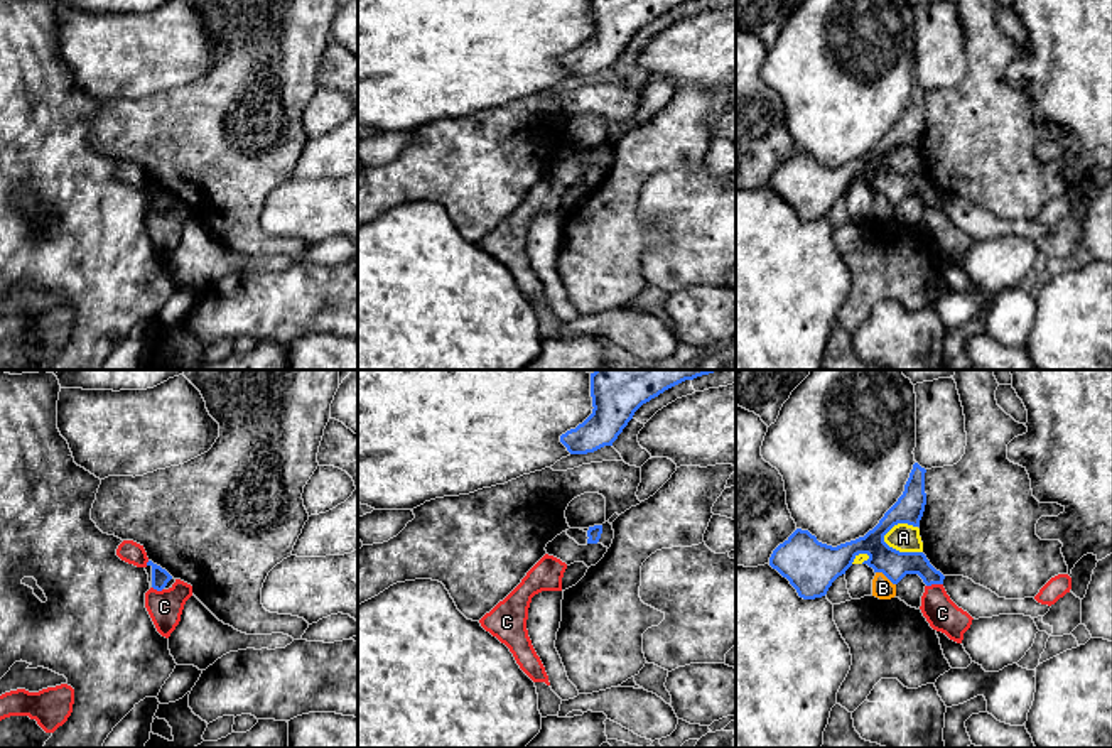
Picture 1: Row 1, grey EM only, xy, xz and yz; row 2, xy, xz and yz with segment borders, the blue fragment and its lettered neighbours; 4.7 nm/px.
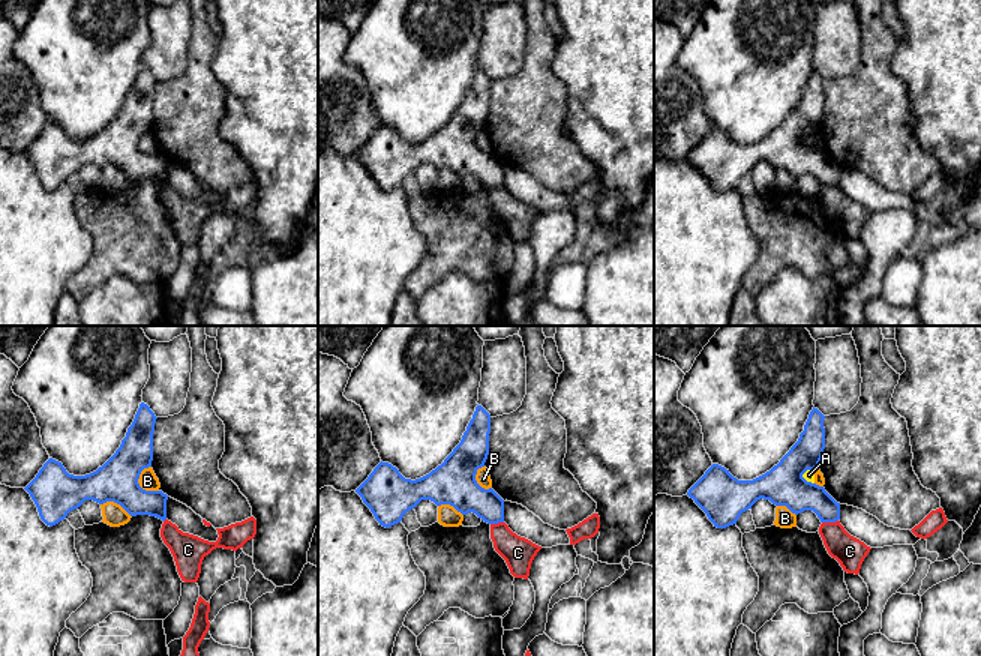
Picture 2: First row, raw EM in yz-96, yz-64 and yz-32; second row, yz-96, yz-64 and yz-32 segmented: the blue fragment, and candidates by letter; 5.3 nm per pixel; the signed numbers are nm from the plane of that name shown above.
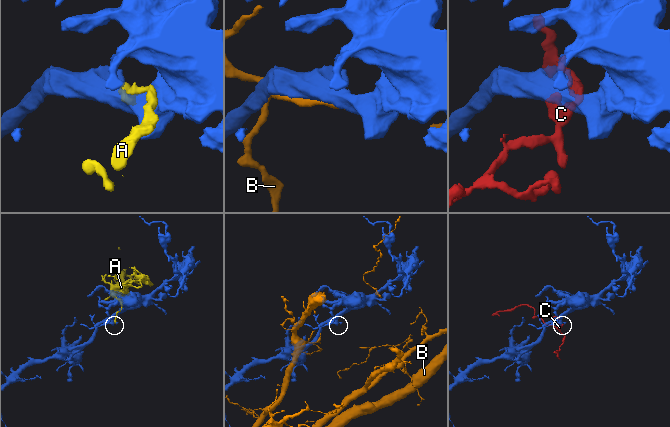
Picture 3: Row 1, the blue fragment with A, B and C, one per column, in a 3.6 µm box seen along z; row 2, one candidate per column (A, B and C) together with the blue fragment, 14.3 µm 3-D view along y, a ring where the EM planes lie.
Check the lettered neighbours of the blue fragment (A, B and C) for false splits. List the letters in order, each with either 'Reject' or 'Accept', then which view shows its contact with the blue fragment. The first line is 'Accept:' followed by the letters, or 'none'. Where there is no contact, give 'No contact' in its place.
Accept: none
A: Reject. Touches blue in yz
B: Reject. Touches blue in yz
C: Reject. Touches blue in yz

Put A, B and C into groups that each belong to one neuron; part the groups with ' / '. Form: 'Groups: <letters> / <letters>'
Groups: A / B / C

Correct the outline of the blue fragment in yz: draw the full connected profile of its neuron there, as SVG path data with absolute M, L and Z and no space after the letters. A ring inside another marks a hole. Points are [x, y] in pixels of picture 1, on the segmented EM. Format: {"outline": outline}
{"outline": "M918 463L913 464L903 495L864 537L832 547L818 542L808 530L796 528L773 550L769 566L786 577L803 599L825 596L859 554L867 554L869 559L862 564L883 572L893 584L906 574L918 574L926 586L943 584L945 576L923 552L899 552L884 542L884 535L898 523L920 527L926 505L925 473Z"}

